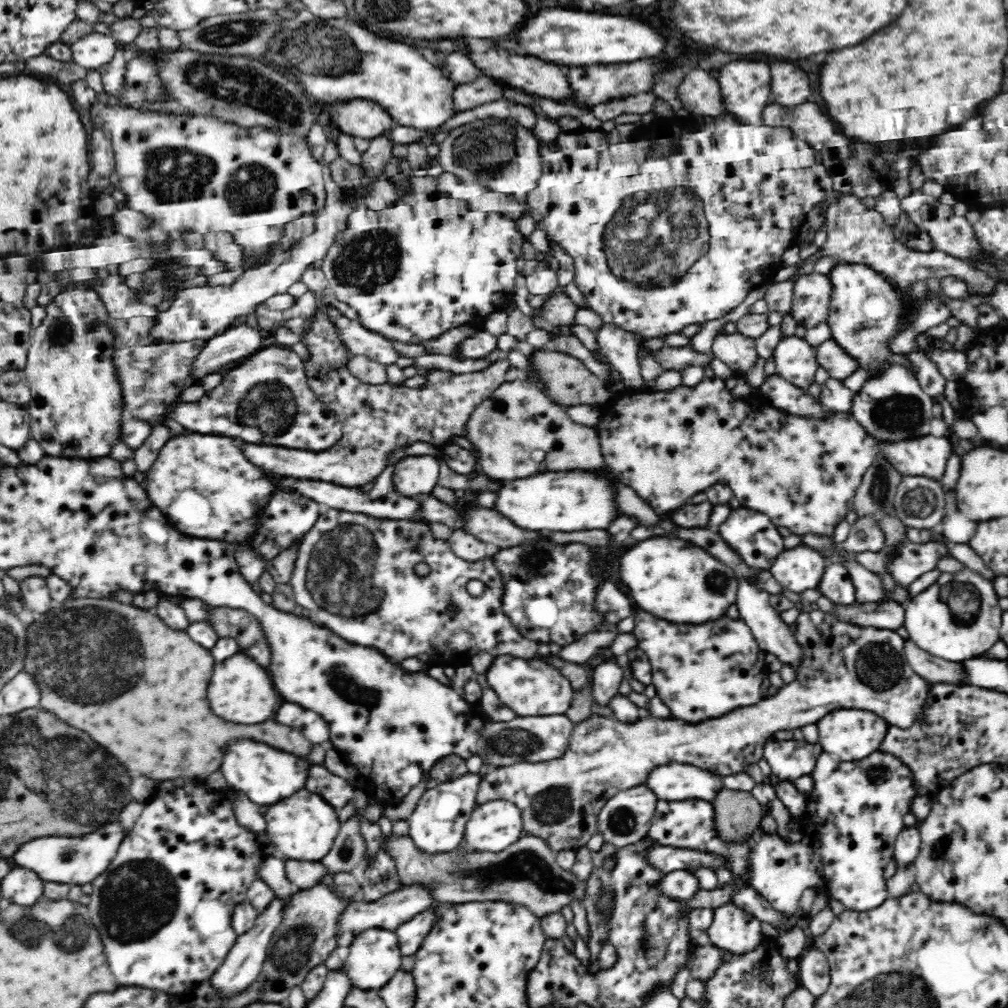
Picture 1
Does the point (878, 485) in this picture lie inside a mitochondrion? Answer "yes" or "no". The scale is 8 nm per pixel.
yes

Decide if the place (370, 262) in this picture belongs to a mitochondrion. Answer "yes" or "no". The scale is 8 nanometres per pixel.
yes

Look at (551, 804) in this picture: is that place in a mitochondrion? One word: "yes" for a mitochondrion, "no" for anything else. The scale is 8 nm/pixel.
yes

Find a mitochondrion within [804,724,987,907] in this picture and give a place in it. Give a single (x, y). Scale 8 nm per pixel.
(940, 845)

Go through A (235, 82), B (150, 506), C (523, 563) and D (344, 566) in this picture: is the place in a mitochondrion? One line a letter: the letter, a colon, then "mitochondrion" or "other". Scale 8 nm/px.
A: mitochondrion
B: other
C: mitochondrion
D: mitochondrion

